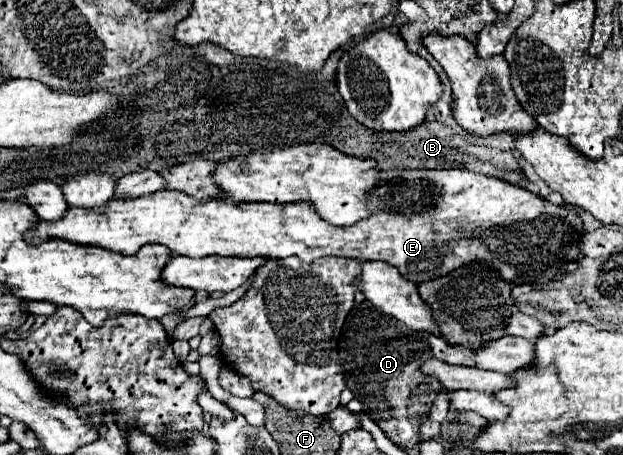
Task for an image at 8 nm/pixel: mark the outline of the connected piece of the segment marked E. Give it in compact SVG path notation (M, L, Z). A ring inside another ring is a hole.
M451 168L451 170L403 170L397 178L385 182L385 184L379 184L375 186L369 194L367 194L367 206L369 206L369 212L371 216L353 224L353 226L333 226L333 224L327 224L323 222L323 218L315 212L315 208L309 204L309 202L293 202L293 204L269 204L269 202L241 202L241 204L233 204L229 202L227 198L211 198L211 200L199 200L199 202L193 202L191 196L187 196L185 192L171 192L171 190L159 190L159 192L153 192L153 194L147 194L147 196L141 196L141 198L135 198L135 200L121 200L117 196L113 196L109 200L109 204L103 208L103 210L83 210L83 208L71 208L69 214L65 214L65 218L61 218L61 222L45 222L45 220L39 220L37 224L37 230L31 230L27 234L27 242L35 240L35 238L61 238L61 240L69 240L69 242L77 242L77 244L91 244L91 246L101 246L101 248L107 248L107 250L115 250L115 252L121 252L121 254L135 254L143 244L163 244L167 246L173 254L183 254L183 256L191 256L191 258L201 258L201 256L211 256L211 254L217 254L217 256L243 256L243 258L253 258L253 256L265 256L265 258L287 258L287 256L297 256L299 260L303 262L313 262L317 258L323 258L323 256L343 256L343 258L355 258L355 260L383 260L391 266L395 266L399 270L399 274L415 284L421 284L421 282L427 282L427 280L435 280L435 278L441 278L445 274L451 274L463 266L469 266L473 262L483 262L487 266L491 266L501 280L505 282L511 282L515 286L521 286L521 284L529 284L533 288L551 288L553 282L559 282L561 274L565 272L565 264L577 264L581 260L581 238L583 238L583 220L579 216L579 212L575 212L573 208L567 208L567 206L555 206L551 204L549 200L525 190L525 188L519 188L519 186L513 186L513 184L507 184L507 182L501 182L499 178L491 178L491 176L483 176L483 174L477 174L477 172L471 172L471 170L461 170L461 168Z

